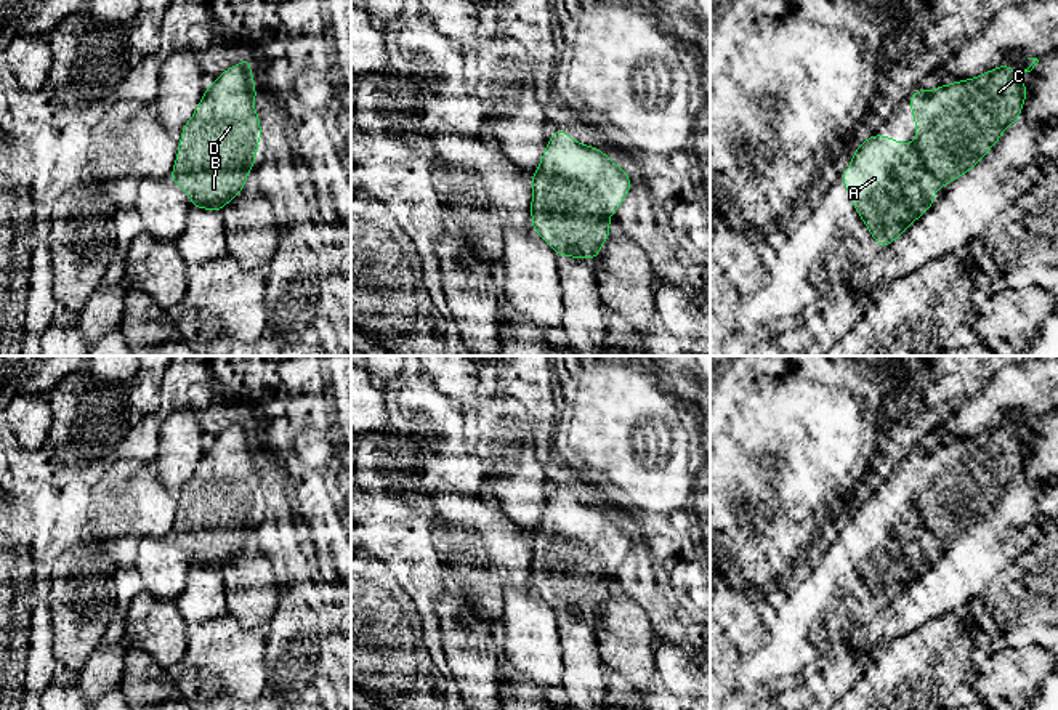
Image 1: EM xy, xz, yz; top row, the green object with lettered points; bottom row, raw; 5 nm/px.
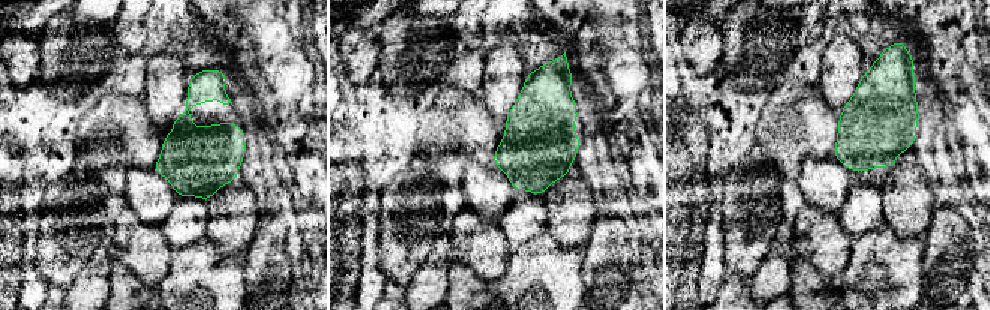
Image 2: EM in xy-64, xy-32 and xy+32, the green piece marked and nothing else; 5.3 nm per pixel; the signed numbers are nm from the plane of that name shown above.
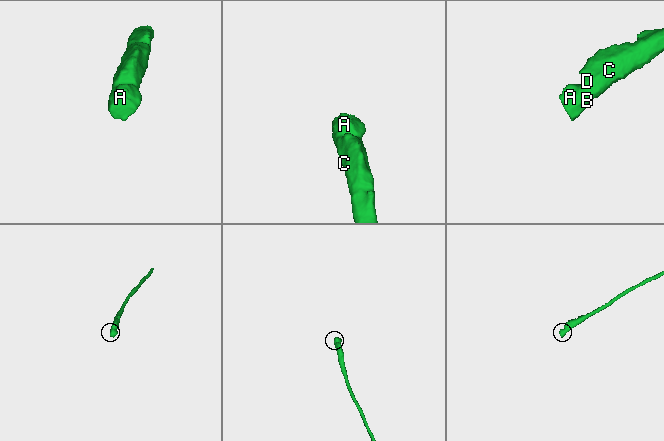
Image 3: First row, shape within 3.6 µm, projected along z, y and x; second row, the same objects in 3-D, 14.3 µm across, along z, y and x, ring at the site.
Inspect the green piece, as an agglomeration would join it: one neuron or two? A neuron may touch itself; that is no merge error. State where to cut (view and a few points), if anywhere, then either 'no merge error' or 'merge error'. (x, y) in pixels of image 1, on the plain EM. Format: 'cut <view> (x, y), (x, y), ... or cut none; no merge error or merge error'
cut none; no merge error

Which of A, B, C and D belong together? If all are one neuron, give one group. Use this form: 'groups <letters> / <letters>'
groups A B C D

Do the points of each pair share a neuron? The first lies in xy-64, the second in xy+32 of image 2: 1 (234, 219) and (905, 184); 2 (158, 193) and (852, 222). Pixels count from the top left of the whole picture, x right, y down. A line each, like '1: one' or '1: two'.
1: one
2: two

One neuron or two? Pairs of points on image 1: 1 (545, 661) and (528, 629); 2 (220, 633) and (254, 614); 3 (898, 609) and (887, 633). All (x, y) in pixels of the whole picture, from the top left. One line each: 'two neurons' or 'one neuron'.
1: one neuron
2: two neurons
3: one neuron

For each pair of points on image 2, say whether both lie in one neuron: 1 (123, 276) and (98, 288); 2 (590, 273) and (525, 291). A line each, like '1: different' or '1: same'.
1: different
2: different

